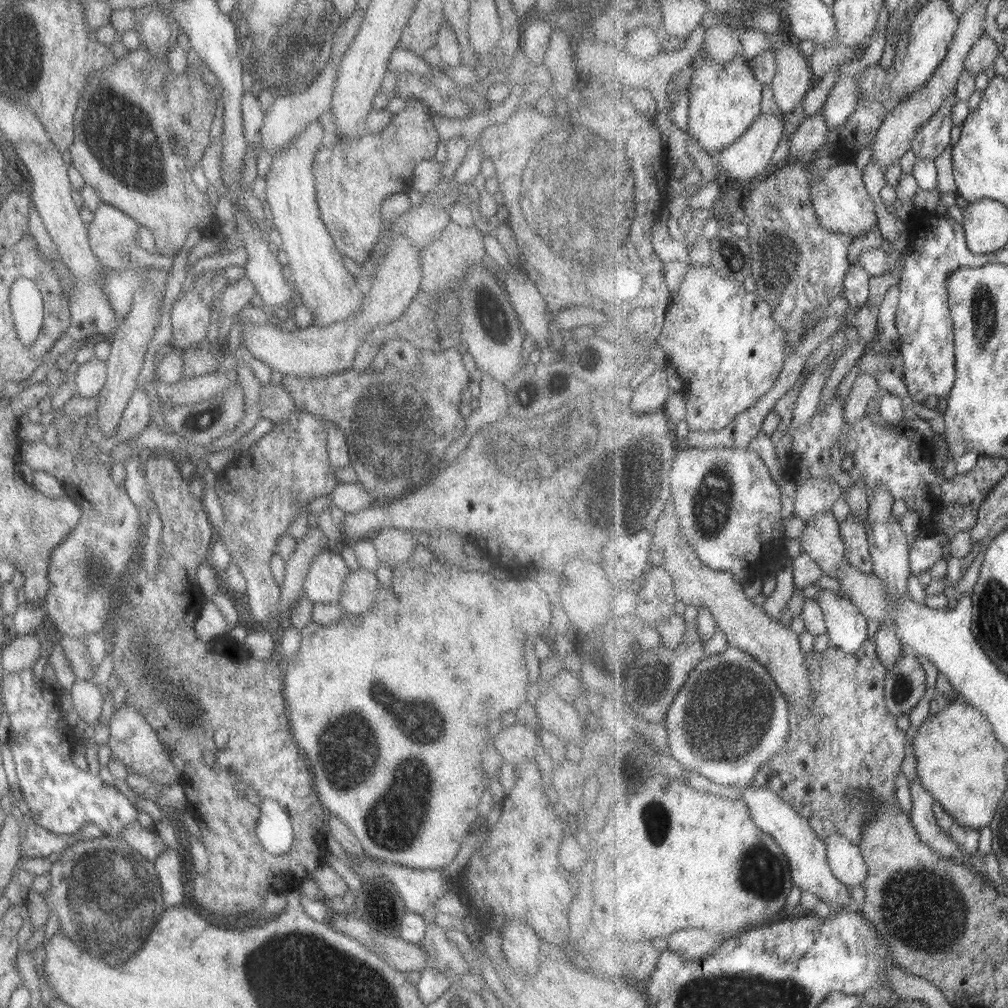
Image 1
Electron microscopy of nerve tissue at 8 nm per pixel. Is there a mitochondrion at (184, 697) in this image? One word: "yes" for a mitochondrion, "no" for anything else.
yes

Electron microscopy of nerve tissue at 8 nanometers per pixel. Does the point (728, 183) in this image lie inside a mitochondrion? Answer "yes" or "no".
no

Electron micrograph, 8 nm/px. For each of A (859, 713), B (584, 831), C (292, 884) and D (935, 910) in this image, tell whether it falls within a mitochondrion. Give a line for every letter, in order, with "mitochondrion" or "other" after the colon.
A: other
B: other
C: other
D: mitochondrion

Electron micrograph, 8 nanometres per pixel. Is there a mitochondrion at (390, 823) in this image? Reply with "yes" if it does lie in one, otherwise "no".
yes

